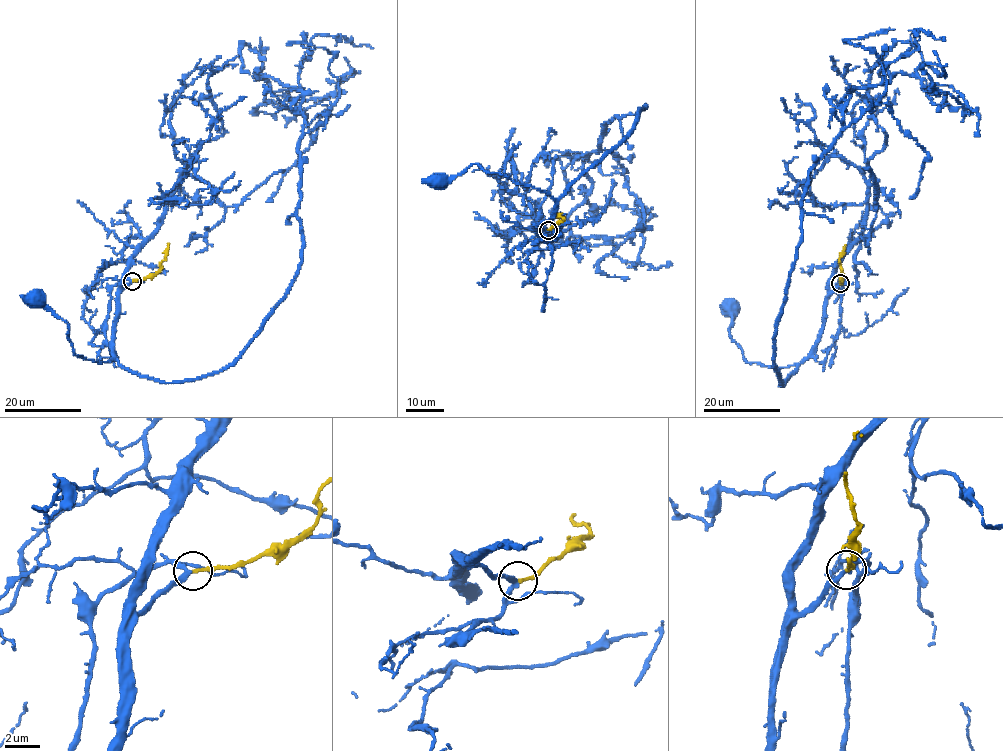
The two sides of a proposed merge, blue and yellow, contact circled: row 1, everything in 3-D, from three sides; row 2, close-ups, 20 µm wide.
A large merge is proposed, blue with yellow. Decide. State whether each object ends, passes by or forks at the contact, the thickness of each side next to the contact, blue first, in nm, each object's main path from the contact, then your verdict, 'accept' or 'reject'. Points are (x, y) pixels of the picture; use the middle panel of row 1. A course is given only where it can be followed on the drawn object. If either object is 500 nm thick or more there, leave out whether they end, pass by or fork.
blue passes by; yellow ends there; 260 nm thick on the blue side, 180 nm on the other; blue runs (547, 230), (539, 224), (550, 222), (555, 201), (545, 192), (474, 164), (449, 178), (438, 177); yellow runs (547, 230), (563, 218), (560, 214), (558, 217); accept

